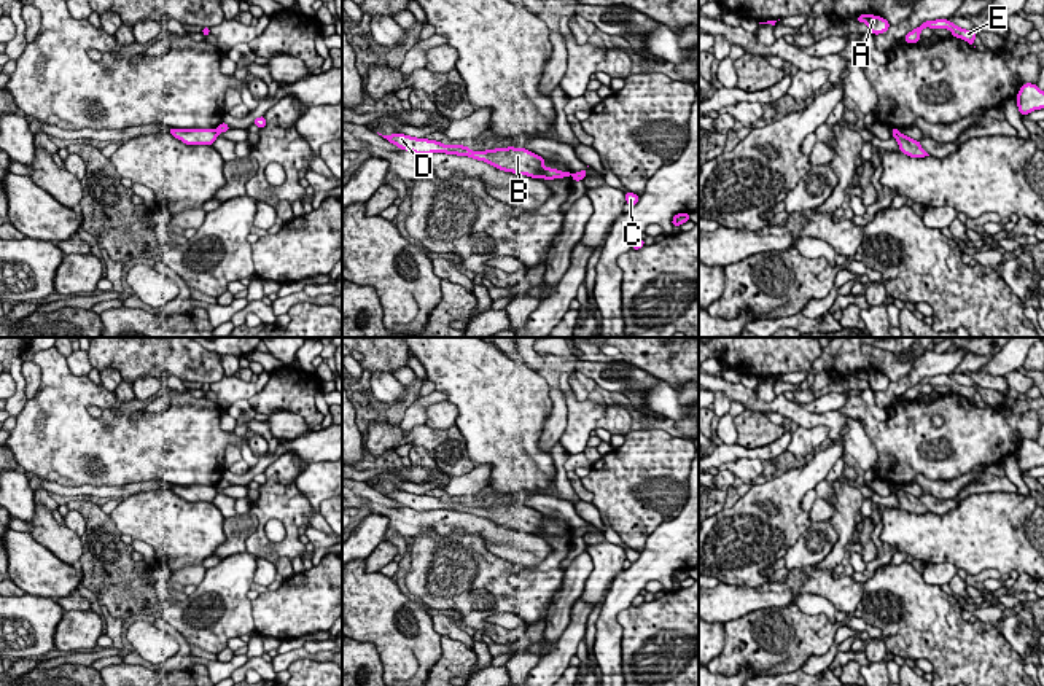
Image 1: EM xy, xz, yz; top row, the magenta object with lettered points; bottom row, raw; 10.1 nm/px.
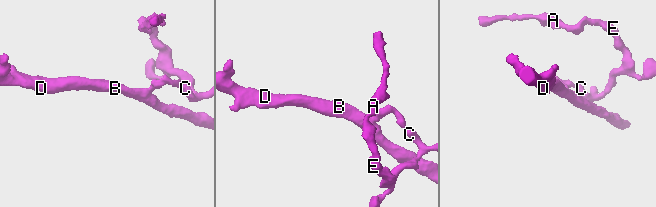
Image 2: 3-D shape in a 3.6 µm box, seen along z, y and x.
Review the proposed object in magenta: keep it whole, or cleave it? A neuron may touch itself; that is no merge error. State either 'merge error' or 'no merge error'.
merge error

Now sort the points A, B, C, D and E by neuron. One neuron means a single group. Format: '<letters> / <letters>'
A C E / B D

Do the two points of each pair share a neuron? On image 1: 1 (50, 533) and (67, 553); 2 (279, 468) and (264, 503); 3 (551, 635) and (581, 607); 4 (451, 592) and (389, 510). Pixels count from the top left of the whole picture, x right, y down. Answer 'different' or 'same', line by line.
1: same
2: same
3: different
4: different

